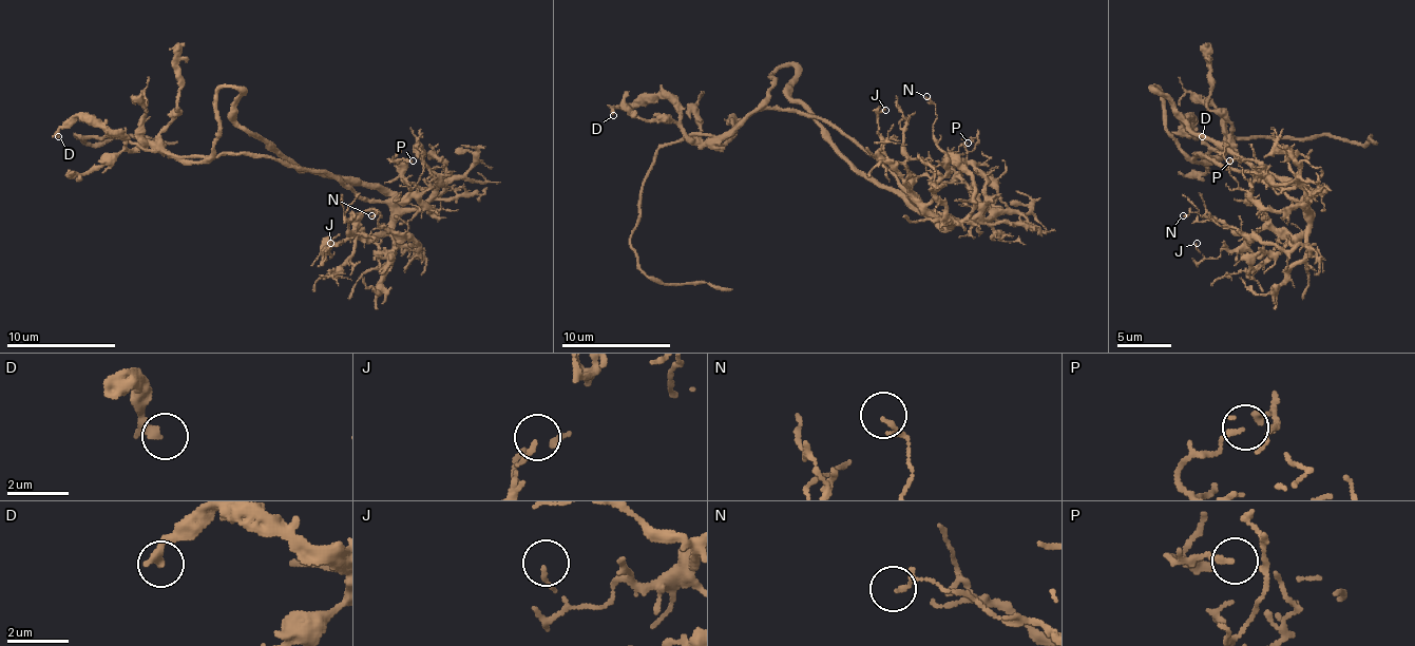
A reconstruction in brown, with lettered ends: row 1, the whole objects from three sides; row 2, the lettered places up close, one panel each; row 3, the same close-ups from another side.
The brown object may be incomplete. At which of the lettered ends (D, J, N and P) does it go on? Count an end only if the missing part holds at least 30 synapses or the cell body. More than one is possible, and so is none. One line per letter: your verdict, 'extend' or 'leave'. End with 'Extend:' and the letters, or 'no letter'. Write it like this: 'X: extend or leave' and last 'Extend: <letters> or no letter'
D: leave
J: leave
N: leave
P: leave
Extend: no letter

